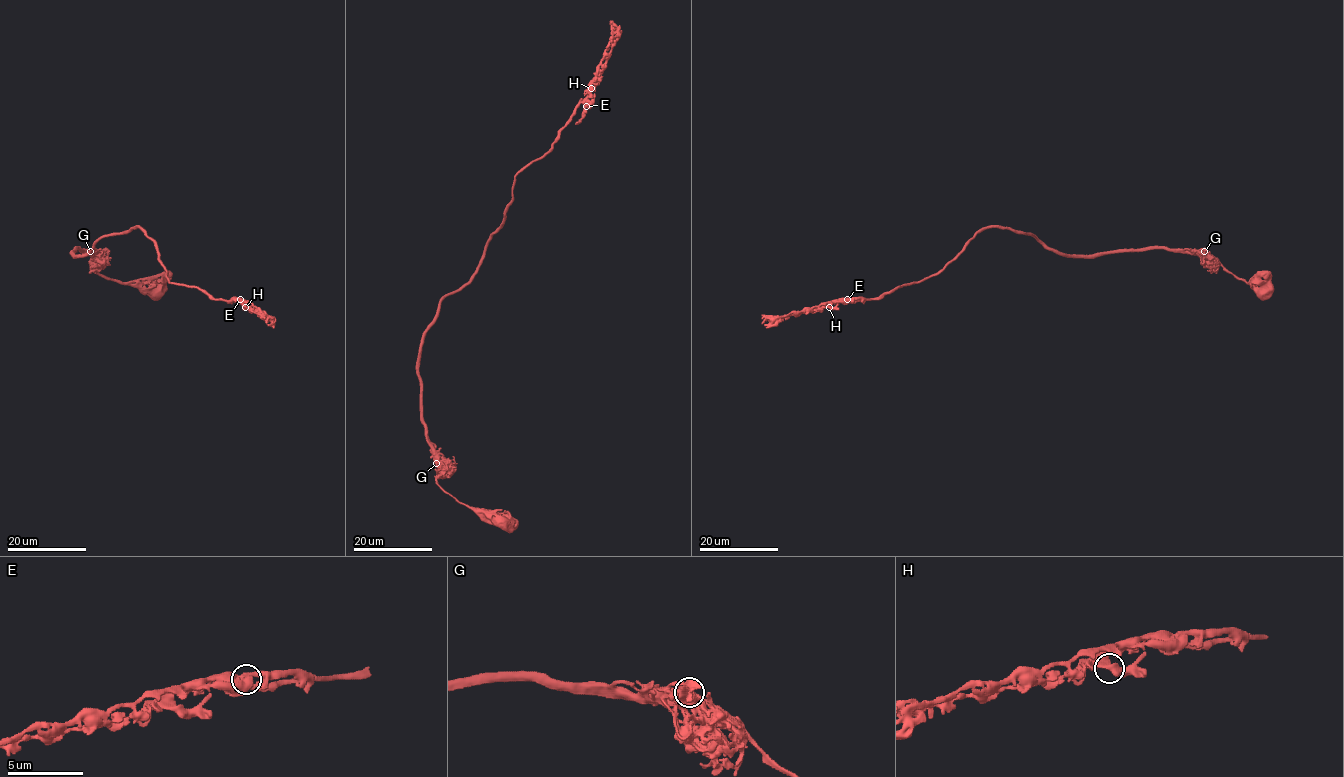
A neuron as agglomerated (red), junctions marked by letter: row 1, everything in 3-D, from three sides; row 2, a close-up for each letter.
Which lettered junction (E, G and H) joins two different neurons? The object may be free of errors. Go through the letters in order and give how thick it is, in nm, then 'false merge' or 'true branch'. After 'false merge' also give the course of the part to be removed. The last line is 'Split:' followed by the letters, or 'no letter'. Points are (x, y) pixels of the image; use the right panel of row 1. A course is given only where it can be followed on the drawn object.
E: 480 nm | true branch
G: 600 nm | true branch
H: 600 nm | true branch
Split: no letter

